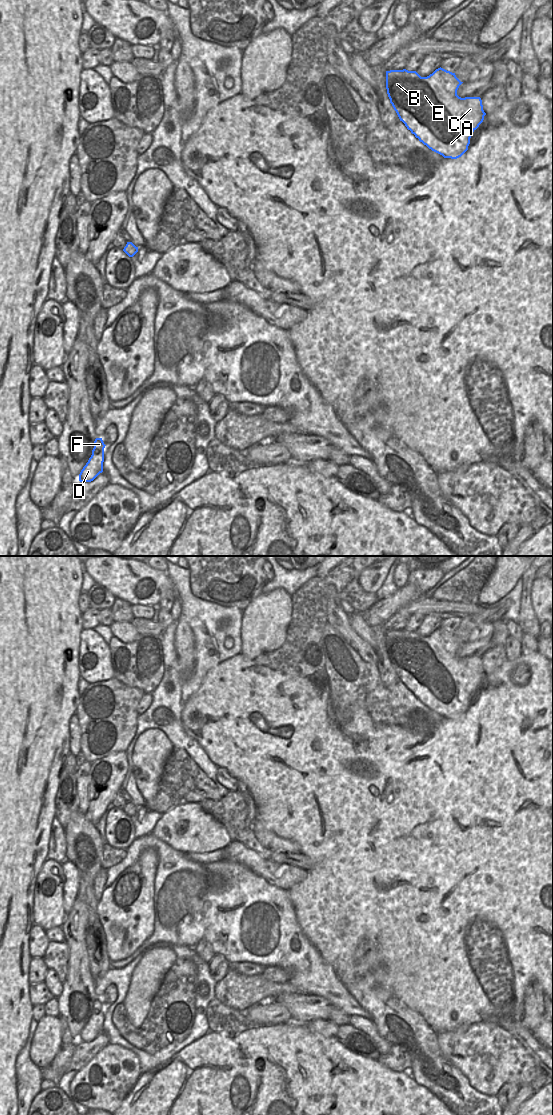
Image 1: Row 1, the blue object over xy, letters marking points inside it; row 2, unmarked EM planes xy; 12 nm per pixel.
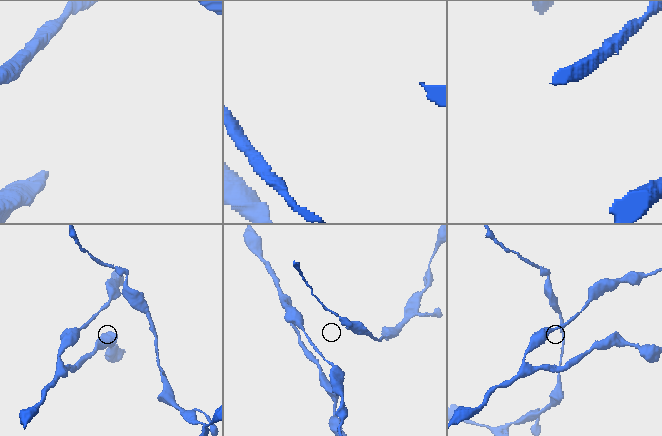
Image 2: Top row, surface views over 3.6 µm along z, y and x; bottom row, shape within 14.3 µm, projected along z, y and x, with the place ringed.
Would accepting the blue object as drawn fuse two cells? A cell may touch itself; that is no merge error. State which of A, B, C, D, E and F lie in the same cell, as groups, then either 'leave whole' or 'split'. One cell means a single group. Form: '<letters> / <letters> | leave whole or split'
A B C D E F | leave whole

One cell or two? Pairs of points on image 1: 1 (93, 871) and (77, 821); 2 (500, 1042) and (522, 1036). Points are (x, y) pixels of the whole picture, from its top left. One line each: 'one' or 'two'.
1: one
2: two

